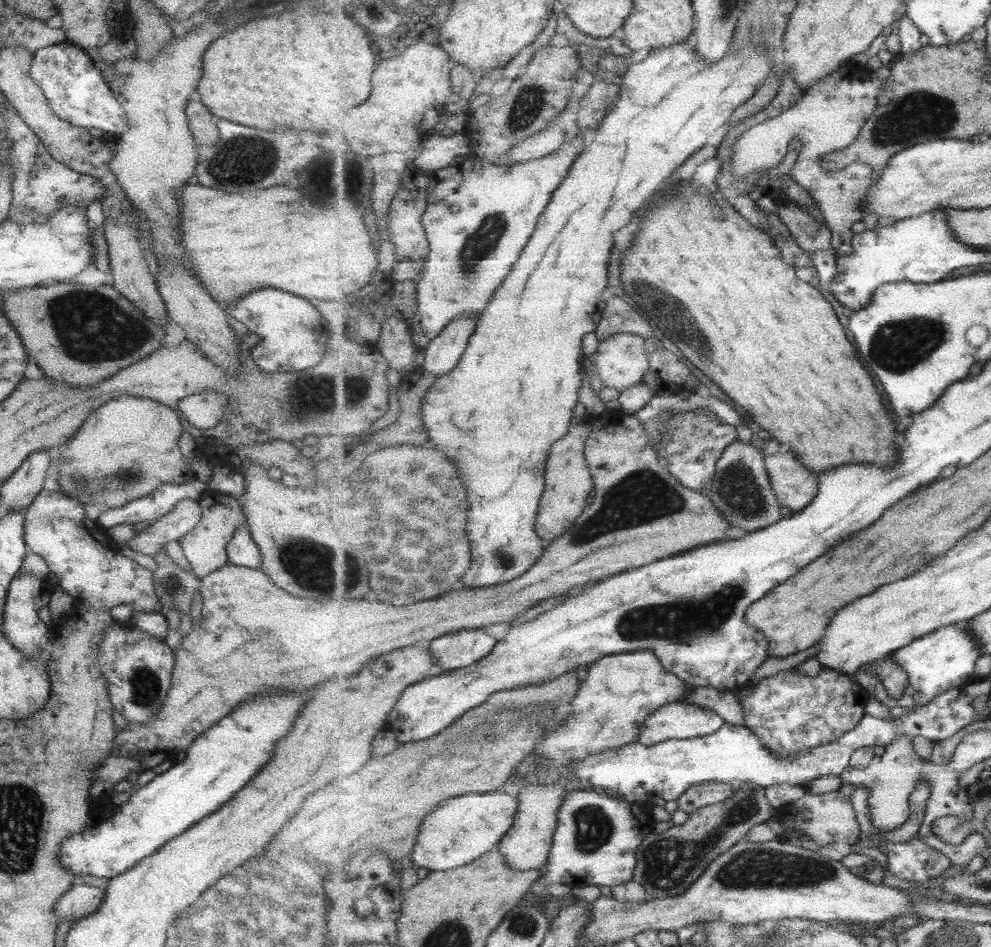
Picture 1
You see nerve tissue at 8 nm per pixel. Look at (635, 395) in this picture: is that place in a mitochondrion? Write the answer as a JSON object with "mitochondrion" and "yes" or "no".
{"mitochondrion":"no"}

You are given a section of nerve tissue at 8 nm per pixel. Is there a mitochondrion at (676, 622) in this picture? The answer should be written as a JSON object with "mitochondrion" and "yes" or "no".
{"mitochondrion":"yes"}

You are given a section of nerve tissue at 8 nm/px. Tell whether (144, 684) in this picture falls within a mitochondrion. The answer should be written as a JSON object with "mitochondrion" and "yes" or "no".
{"mitochondrion":"yes"}

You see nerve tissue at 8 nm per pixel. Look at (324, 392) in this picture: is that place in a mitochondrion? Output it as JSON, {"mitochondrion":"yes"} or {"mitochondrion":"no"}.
{"mitochondrion":"yes"}

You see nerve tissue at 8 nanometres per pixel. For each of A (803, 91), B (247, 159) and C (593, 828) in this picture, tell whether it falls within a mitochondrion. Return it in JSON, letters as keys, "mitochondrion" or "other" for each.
{"A":"other","B":"mitochondrion","C":"mitochondrion"}

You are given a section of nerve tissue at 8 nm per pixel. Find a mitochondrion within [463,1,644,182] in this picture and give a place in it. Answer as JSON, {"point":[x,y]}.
{"point":[530,102]}

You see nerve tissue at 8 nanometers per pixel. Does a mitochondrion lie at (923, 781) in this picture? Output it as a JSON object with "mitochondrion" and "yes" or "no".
{"mitochondrion":"no"}

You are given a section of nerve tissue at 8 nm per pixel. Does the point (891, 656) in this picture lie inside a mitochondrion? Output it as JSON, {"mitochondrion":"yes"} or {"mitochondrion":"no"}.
{"mitochondrion":"no"}

